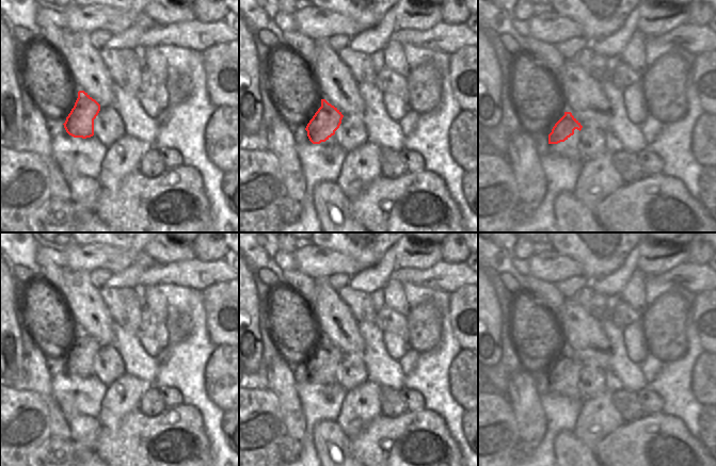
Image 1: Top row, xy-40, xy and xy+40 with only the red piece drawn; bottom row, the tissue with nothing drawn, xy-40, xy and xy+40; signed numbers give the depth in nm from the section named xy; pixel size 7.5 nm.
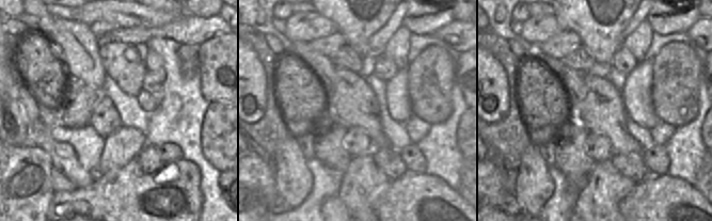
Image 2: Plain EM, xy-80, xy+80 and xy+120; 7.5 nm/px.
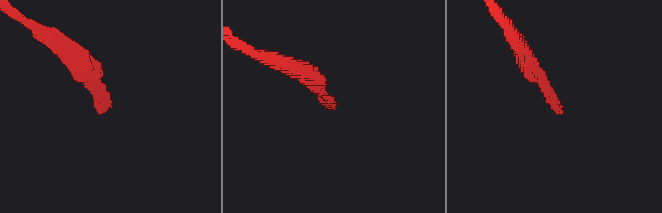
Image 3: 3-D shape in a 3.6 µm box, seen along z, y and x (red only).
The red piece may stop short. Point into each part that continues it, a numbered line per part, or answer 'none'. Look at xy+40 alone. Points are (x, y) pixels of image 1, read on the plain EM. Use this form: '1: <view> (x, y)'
1: xy+40 (569, 387)

